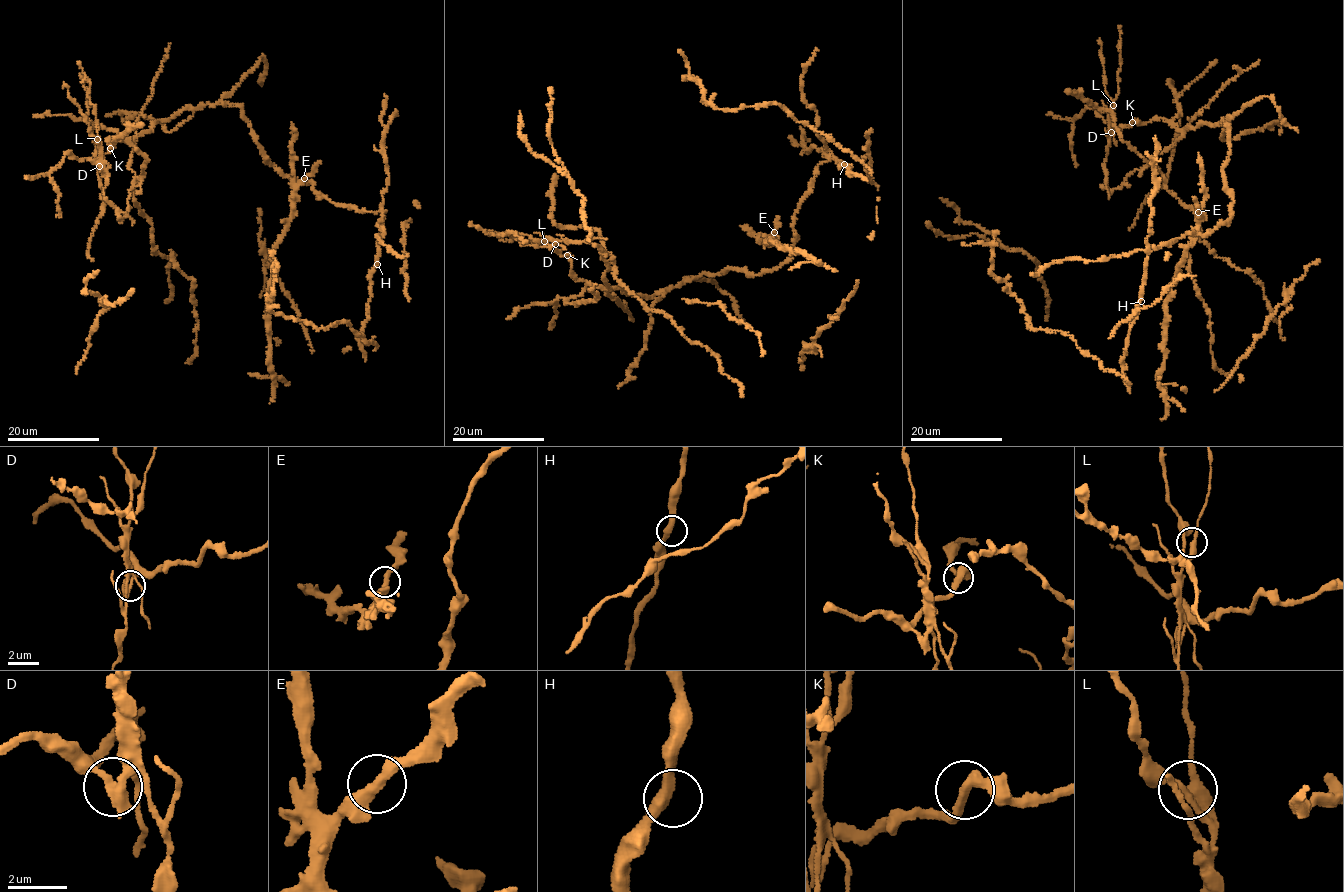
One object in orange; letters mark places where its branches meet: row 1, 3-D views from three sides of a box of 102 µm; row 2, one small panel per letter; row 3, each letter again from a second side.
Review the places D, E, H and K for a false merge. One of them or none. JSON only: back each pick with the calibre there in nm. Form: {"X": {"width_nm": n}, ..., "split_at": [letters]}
{"D": {"width_nm": 360}, "split_at": ["D"]}

